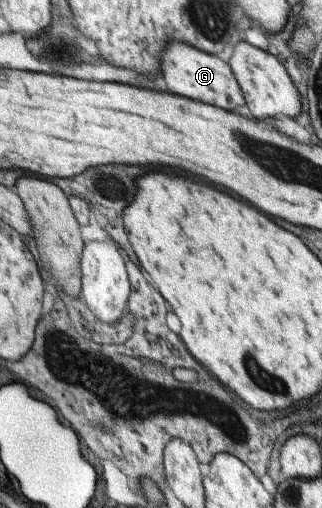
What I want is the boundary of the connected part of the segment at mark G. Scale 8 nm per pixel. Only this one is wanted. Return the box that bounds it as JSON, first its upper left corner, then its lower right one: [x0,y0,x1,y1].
[162,42,244,110]

